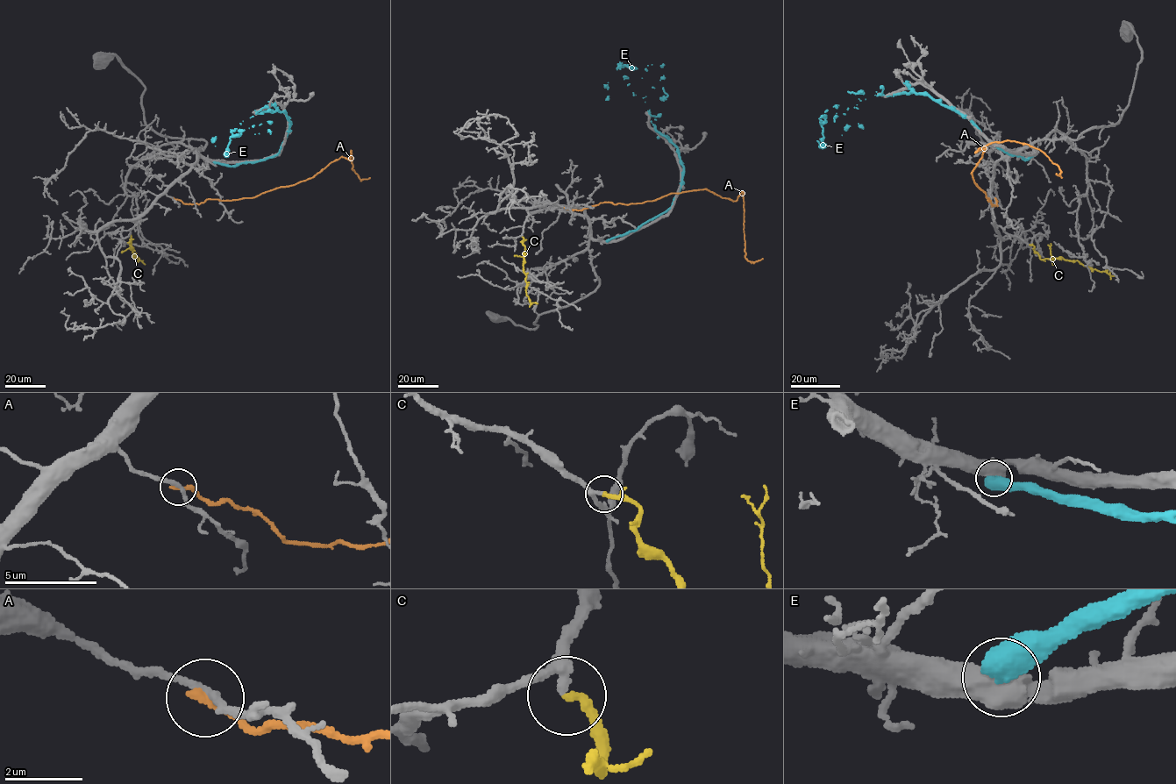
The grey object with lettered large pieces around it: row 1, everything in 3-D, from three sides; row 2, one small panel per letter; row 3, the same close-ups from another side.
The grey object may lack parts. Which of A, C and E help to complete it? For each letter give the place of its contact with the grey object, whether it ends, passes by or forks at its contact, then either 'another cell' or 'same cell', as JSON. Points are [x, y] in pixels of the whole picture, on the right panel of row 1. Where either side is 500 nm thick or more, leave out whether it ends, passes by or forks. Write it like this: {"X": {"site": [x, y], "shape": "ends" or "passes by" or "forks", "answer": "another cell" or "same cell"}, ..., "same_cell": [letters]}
{"A": {"site": [994, 198], "shape": "ends", "answer": "another cell"}, "C": {"site": [1029, 245], "shape": "ends", "answer": "same cell"}, "E": {"site": [1035, 154], "answer": "another cell"}, "same_cell": ["C"]}

